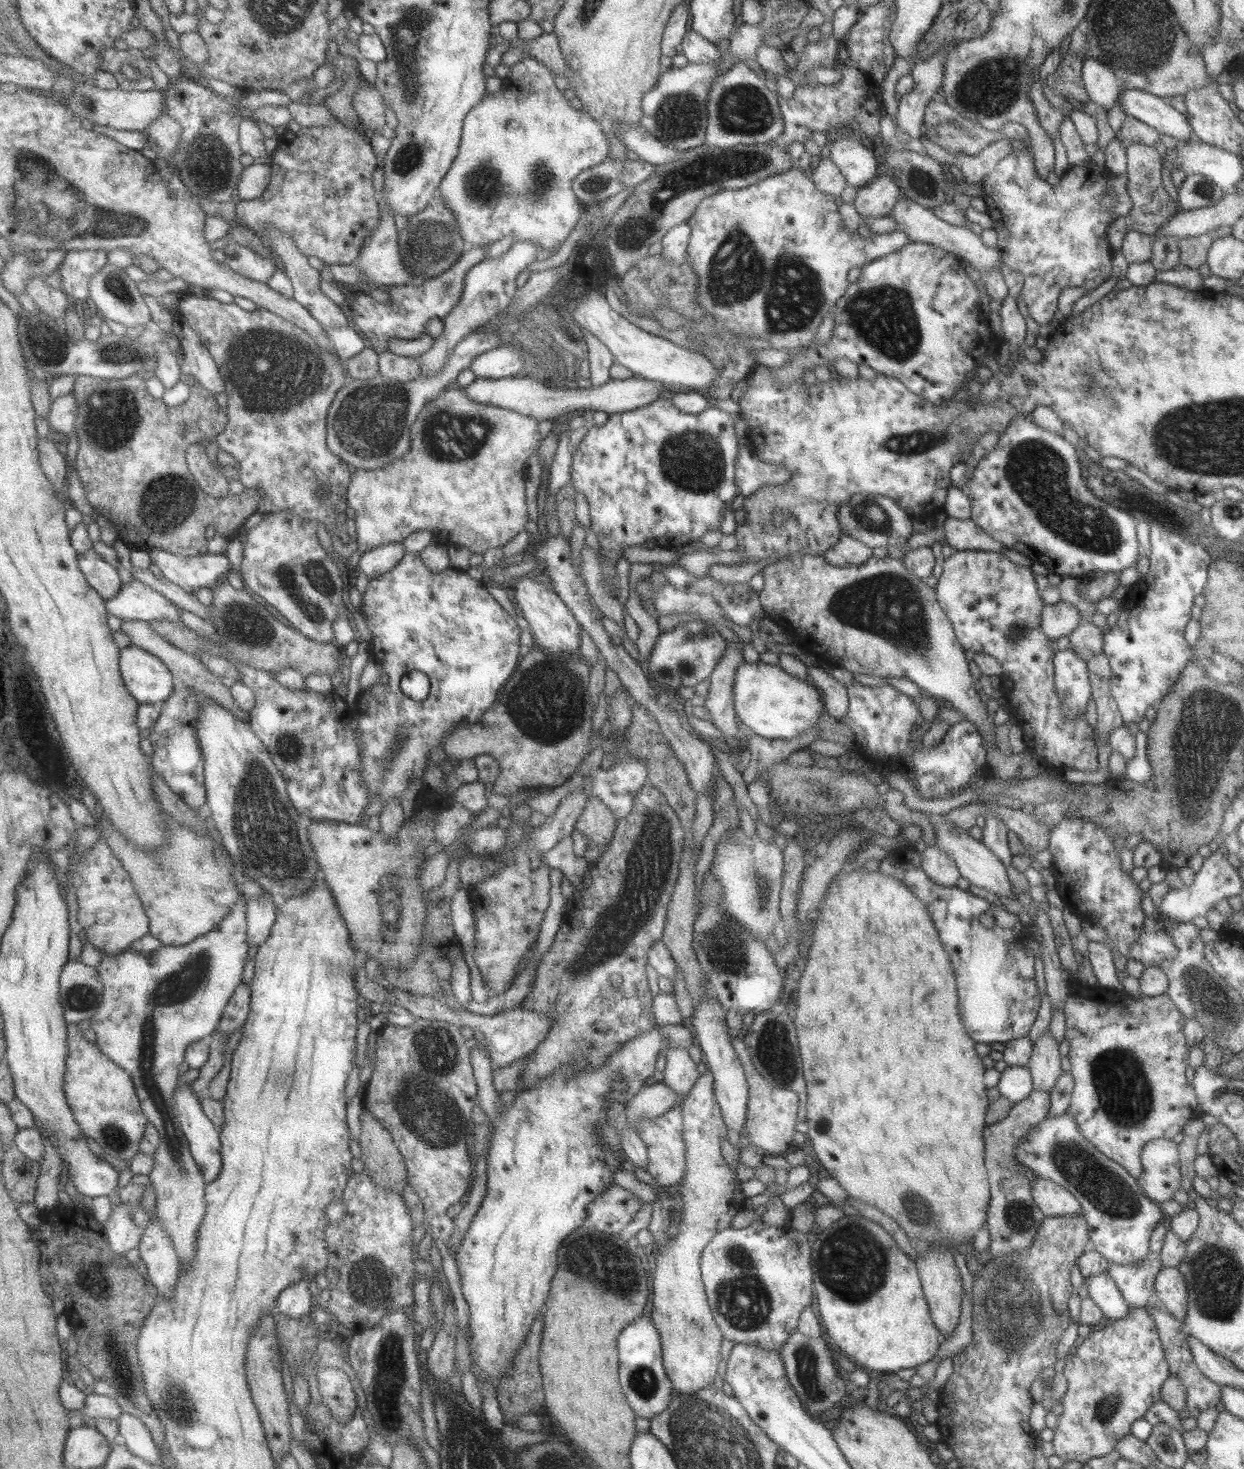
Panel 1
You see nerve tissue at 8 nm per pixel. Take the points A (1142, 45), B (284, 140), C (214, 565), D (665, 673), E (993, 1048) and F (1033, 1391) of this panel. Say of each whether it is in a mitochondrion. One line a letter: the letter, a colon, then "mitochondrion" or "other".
A: mitochondrion
B: other
C: other
D: other
E: other
F: other

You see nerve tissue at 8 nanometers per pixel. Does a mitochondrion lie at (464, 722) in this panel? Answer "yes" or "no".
no

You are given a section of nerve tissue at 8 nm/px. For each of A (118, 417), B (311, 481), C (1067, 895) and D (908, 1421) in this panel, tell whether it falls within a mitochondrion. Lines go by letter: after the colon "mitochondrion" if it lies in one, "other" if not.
A: mitochondrion
B: mitochondrion
C: other
D: other

